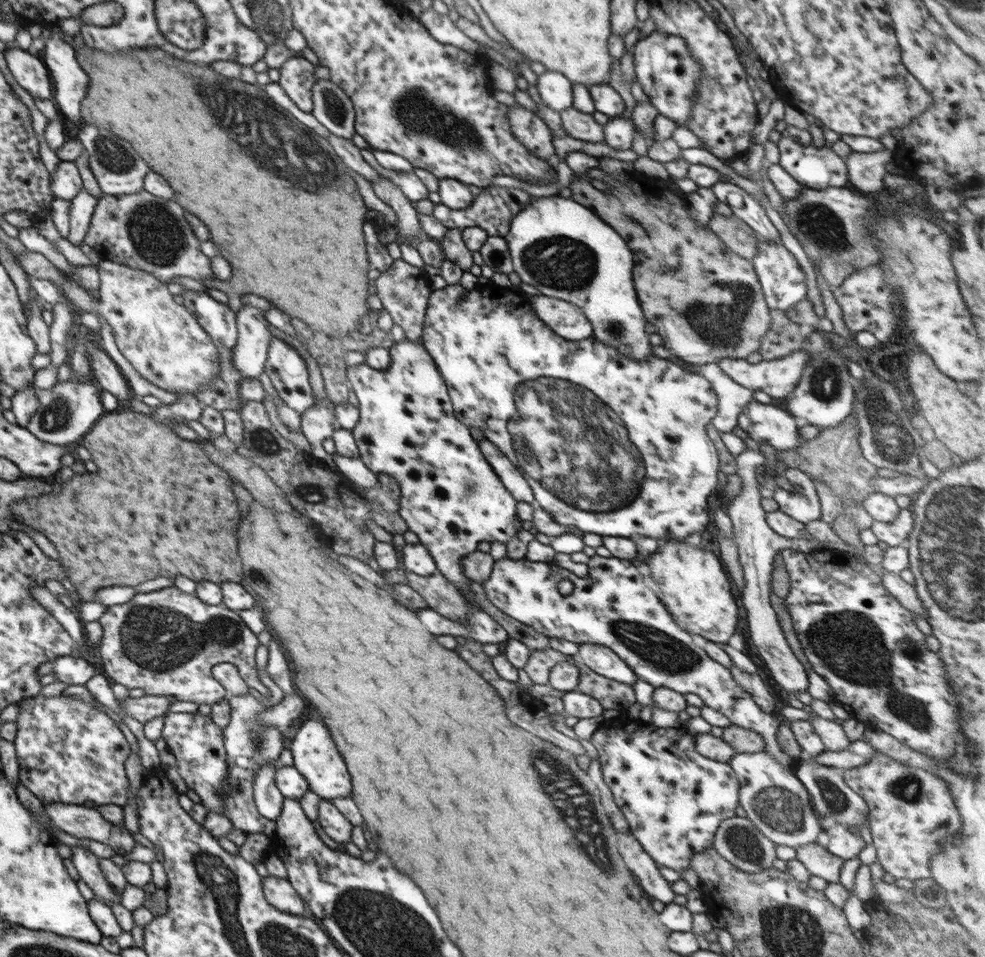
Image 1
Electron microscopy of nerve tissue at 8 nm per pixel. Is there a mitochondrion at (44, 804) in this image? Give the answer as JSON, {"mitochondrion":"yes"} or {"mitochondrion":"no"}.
{"mitochondrion":"no"}

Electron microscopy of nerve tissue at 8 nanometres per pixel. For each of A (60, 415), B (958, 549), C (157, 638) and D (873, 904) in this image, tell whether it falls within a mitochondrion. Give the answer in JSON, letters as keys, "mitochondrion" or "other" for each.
{"A":"mitochondrion","B":"mitochondrion","C":"mitochondrion","D":"other"}

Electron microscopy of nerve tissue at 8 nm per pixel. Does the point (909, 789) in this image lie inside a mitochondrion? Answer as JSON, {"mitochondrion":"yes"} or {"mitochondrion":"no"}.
{"mitochondrion":"yes"}

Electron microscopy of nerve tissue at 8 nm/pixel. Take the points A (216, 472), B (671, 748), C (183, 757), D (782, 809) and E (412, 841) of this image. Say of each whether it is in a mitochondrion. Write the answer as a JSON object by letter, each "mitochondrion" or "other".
{"A":"other","B":"other","C":"other","D":"mitochondrion","E":"other"}

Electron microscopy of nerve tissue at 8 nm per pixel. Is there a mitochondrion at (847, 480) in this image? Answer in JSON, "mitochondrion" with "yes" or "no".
{"mitochondrion":"no"}

